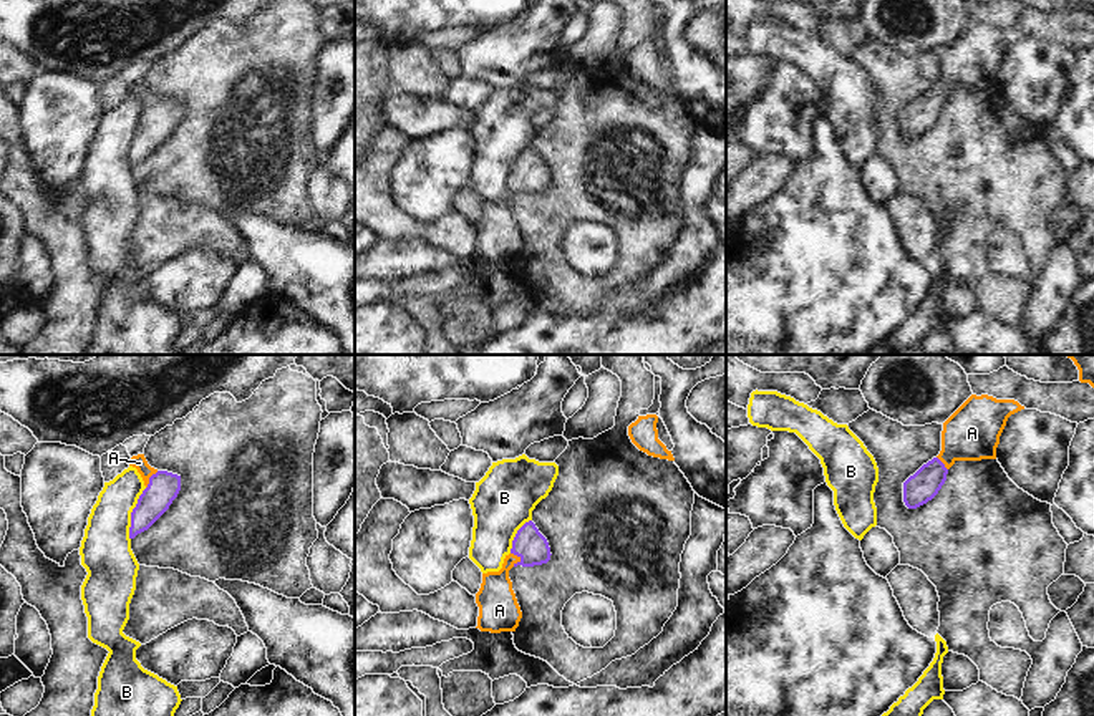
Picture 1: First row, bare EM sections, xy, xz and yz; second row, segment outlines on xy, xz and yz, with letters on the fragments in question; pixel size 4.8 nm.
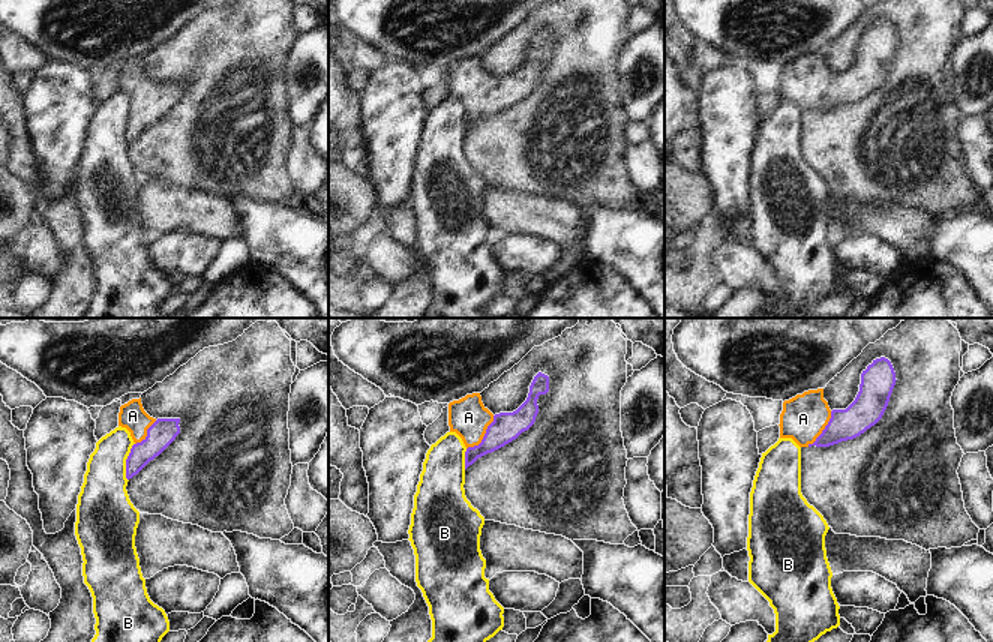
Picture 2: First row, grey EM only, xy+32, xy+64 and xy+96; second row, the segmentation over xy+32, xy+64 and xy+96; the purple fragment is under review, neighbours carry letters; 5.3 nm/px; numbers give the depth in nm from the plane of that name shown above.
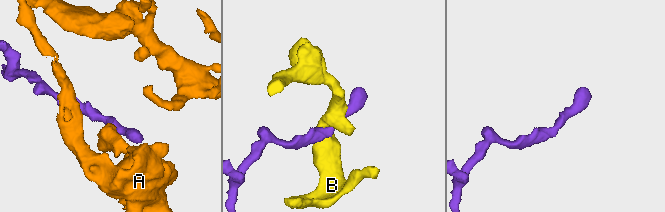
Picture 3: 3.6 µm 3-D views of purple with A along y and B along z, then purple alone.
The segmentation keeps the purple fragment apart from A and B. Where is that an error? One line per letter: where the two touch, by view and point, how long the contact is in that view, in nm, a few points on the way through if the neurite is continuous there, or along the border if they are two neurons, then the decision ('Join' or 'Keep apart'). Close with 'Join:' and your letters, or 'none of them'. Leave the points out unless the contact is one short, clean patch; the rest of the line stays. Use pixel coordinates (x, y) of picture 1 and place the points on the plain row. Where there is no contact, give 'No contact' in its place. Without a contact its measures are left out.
A: Touches purple at xz (521, 188). Shared border 70 nm. Path across: xz (529, 173), (521, 188), (504, 199), (496, 229). Join
B: Touches purple at xy (131, 143). Shared border 260 nm. Keep apart
Join: A

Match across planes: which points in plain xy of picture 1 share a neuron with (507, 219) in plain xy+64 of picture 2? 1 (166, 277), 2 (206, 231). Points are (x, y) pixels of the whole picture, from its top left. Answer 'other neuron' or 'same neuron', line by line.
1: other neuron
2: same neuron

